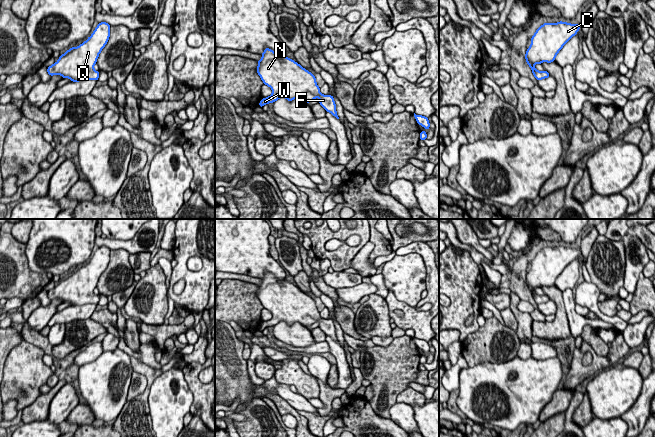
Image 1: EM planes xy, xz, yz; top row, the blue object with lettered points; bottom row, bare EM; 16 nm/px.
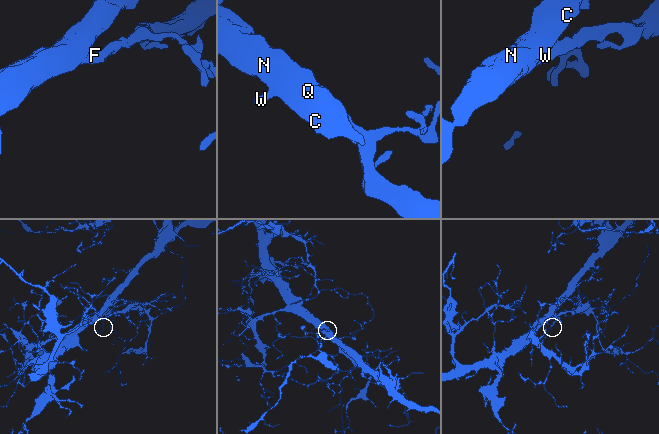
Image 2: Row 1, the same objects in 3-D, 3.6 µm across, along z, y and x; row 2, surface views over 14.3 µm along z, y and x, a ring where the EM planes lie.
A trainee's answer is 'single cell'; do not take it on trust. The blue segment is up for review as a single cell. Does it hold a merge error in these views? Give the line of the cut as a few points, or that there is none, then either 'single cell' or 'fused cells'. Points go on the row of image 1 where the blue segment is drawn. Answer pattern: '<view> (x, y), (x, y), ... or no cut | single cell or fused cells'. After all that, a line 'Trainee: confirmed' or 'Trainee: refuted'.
no cut | single cell
Trainee: confirmed

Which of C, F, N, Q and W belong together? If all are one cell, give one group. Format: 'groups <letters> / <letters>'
groups C F N Q W

